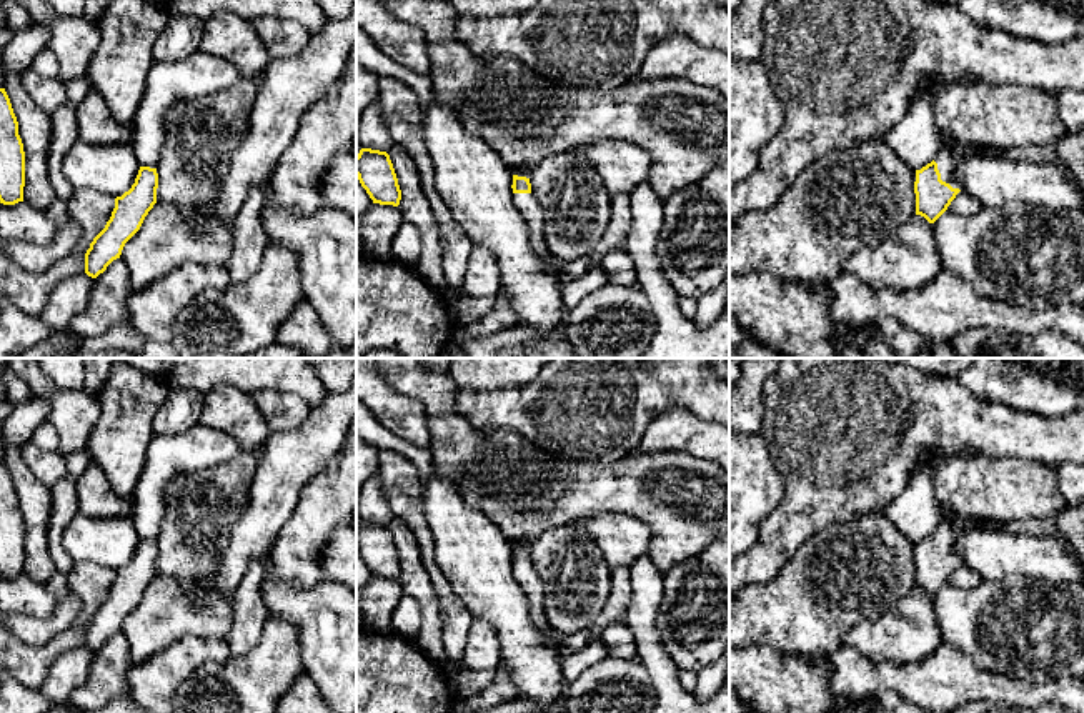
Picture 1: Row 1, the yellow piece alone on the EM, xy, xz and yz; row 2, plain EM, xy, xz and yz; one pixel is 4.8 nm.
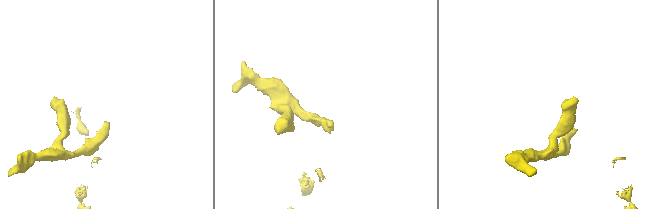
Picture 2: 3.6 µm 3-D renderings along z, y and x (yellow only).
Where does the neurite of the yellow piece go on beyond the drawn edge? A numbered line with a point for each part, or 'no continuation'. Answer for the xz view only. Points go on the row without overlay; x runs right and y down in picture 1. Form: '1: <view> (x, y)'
1: xz (527, 577)

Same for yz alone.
1: yz (946, 533)

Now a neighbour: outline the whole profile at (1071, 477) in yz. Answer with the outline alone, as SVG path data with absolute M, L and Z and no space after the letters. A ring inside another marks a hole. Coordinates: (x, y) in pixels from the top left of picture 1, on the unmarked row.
M1084 463L1051 465L1056 471L1061 495L1069 503L1084 500Z

